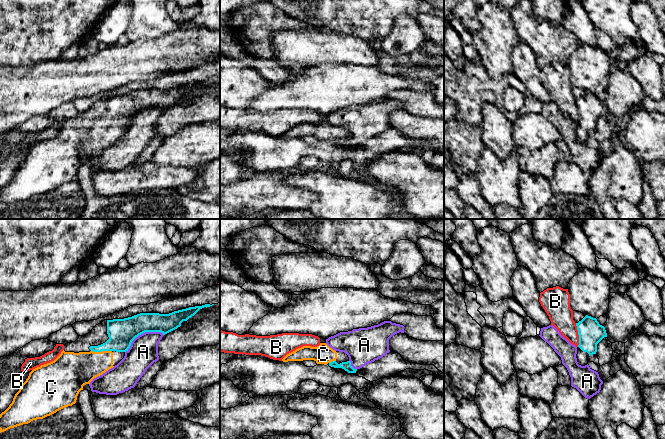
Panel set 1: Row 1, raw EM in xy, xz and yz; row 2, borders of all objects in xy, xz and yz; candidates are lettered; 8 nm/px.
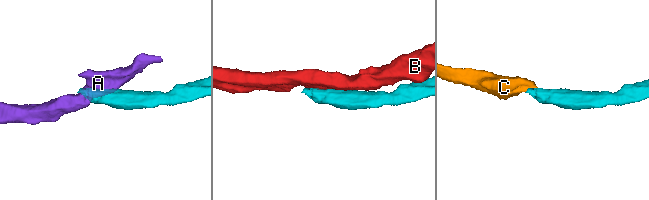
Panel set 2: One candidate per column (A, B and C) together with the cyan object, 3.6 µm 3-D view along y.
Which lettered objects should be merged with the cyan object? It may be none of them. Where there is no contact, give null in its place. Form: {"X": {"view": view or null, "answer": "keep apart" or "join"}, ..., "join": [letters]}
{"A": {"view": "xy", "answer": "keep apart"}, "B": {"view": "yz", "answer": "keep apart"}, "C": {"view": "xy", "answer": "join"}, "join": ["C"]}

